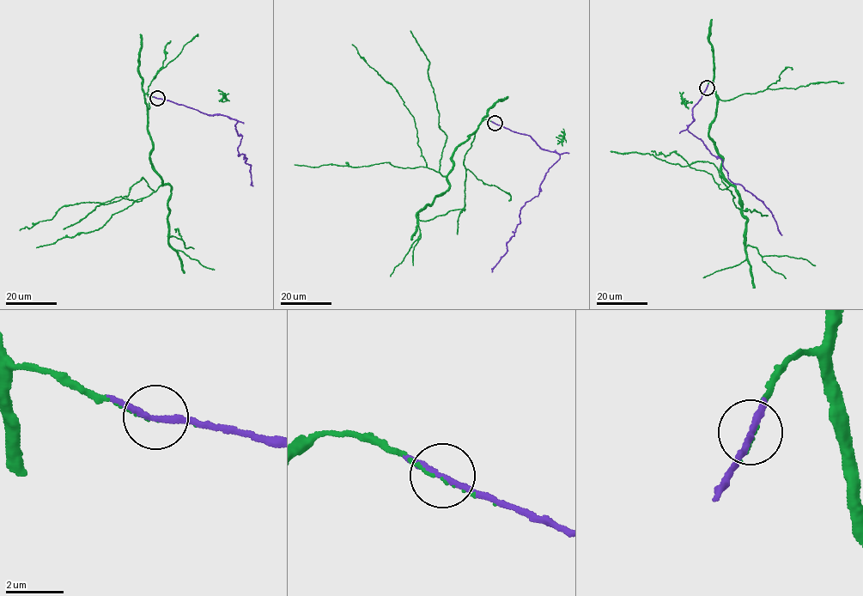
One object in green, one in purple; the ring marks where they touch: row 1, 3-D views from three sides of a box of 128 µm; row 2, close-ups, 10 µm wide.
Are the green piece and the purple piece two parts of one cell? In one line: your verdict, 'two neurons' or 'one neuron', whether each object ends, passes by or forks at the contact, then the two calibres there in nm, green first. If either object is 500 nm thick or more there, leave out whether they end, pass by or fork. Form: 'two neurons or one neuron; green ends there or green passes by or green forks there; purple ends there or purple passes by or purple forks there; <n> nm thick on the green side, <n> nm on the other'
one neuron; green passes by; purple passes by; 50 nm thick on the green side, 190 nm on the other

